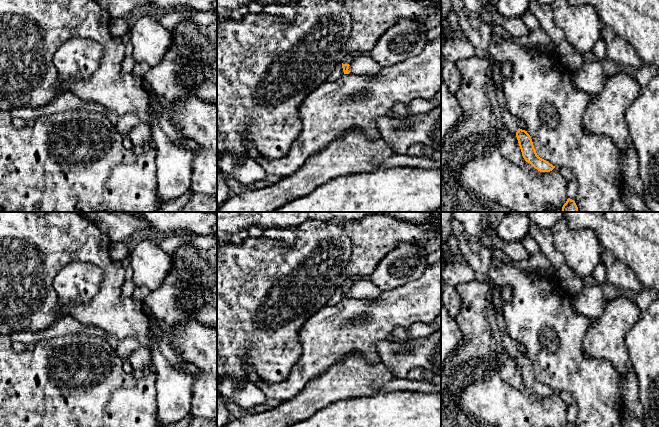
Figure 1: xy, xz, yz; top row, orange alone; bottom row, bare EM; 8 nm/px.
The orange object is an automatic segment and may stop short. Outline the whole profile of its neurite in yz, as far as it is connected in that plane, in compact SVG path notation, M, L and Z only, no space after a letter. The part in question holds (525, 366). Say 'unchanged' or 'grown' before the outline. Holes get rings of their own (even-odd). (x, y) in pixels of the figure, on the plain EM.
grown; M500 332L500 340L509 355L516 359L522 380L525 385L530 387L540 396L552 395L555 390L537 379L530 359L527 357L527 355L518 351L518 342L516 342L510 335L503 332Z

